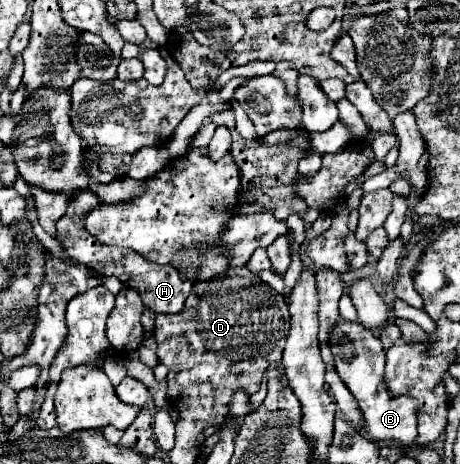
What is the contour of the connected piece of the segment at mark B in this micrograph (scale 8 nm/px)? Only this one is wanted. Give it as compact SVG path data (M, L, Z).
M338 322L330 336L330 350L334 354L336 370L342 382L348 386L352 396L358 402L358 410L364 416L364 430L372 440L400 442L412 446L416 438L416 414L418 402L410 396L390 396L384 380L386 352L382 342L362 324L356 322Z

